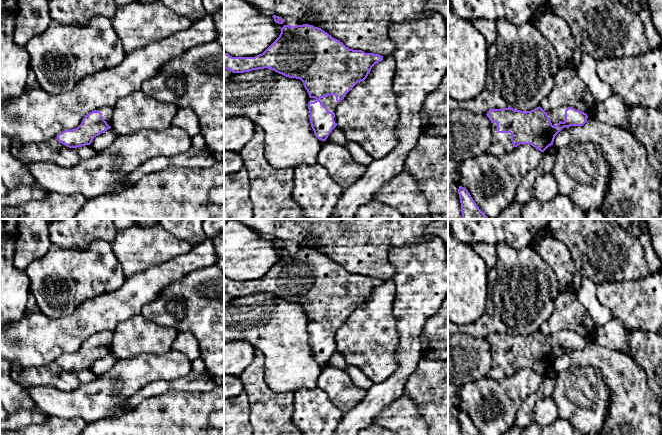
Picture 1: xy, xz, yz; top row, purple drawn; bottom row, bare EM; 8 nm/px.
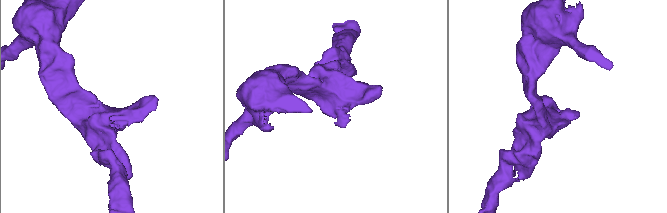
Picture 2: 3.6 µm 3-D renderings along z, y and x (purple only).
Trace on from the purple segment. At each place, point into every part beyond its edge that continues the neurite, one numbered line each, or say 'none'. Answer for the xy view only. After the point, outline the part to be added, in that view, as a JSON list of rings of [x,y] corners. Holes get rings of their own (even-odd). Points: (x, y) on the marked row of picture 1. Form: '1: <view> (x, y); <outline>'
1: xy (107, 112); [[[102,107],[102,108],[96,109],[96,111],[100,111],[102,113],[103,119],[107,122],[109,126],[111,126],[112,117],[113,117],[113,108]]]

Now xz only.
1: xz (330, 102); [[[331,95],[331,96],[328,96],[328,97],[323,97],[323,98],[320,99],[320,101],[322,102],[322,104],[324,106],[327,107],[329,112],[334,112],[334,113],[336,111],[337,105],[339,104],[336,101],[336,96],[335,95]]]

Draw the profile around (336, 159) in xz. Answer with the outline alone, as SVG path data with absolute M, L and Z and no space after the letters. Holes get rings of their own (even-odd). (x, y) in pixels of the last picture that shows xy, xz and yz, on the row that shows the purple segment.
M325 142L317 153L317 163L323 166L332 180L341 188L347 188L366 171L343 146Z

